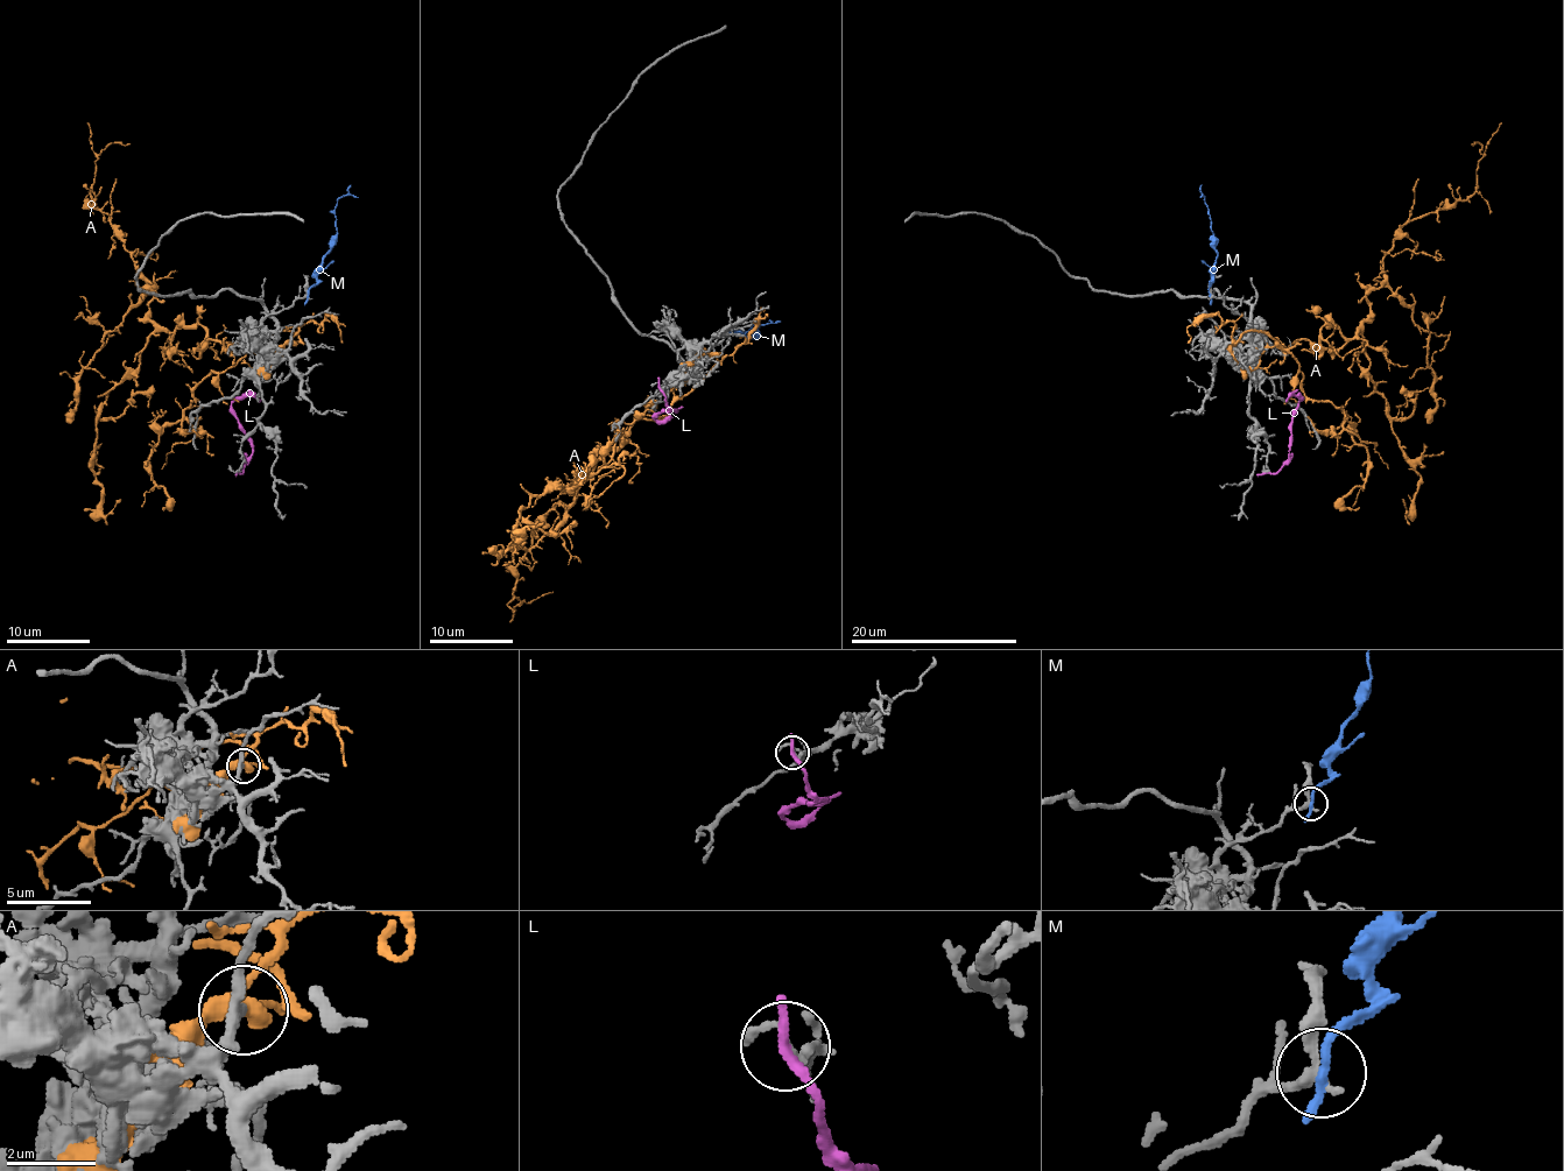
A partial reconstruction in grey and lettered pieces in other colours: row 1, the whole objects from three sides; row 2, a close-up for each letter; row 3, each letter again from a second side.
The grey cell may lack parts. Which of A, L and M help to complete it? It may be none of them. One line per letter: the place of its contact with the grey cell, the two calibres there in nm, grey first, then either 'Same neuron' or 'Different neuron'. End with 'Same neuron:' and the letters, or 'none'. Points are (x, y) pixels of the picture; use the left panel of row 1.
A: Touches grey at (291, 343). Thickness 190 nm (grey) against 320 nm. Different neuron
L: Touches grey at (237, 473). Thickness 180 nm (grey) against 300 nm. Different neuron
M: Touches grey at (308, 295). Thickness 240 nm (grey) against 240 nm. Different neuron
Same neuron: none

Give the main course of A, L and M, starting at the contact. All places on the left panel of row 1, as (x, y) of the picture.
A: (291, 343), (205, 343), (195, 324), (170, 339), (149, 318), (153, 287), (92, 207), (86, 124)
L: (237, 472), (241, 472), (252, 453), (252, 439), (231, 406), (249, 395), (260, 401)
M: (308, 295), (316, 282), (316, 268), (329, 240), (337, 232), (335, 205), (345, 195), (358, 197)

